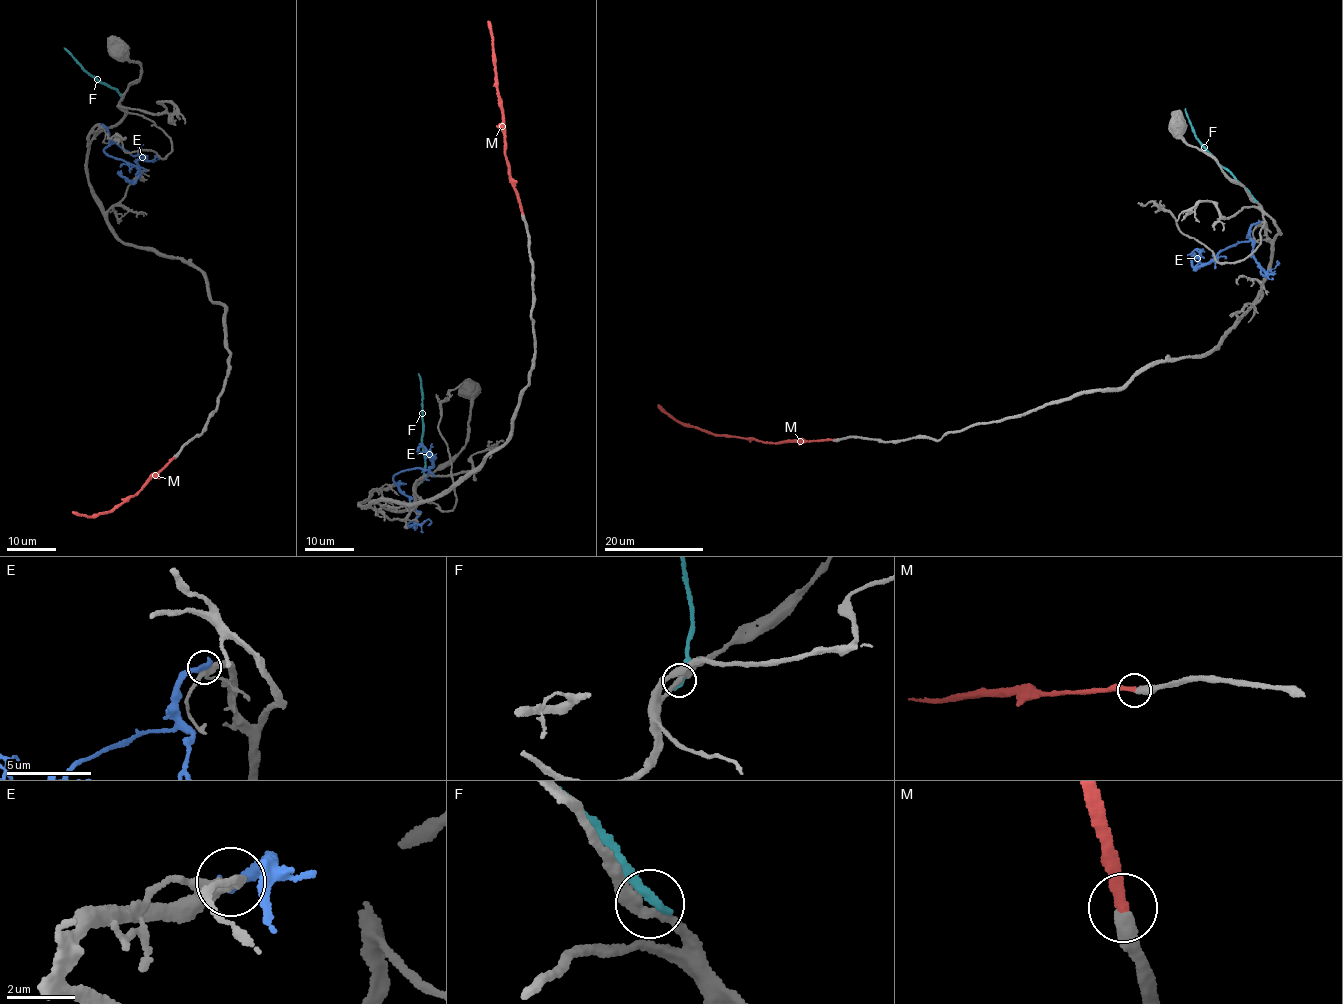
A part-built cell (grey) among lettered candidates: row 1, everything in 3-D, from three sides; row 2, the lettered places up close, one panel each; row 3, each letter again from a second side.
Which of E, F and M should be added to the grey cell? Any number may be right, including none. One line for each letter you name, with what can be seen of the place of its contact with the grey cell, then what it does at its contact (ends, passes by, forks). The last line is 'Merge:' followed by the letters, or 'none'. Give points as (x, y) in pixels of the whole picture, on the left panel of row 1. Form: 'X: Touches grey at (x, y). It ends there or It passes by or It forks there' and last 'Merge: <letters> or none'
M: Touches grey at (174, 458). It ends there
Merge: M

